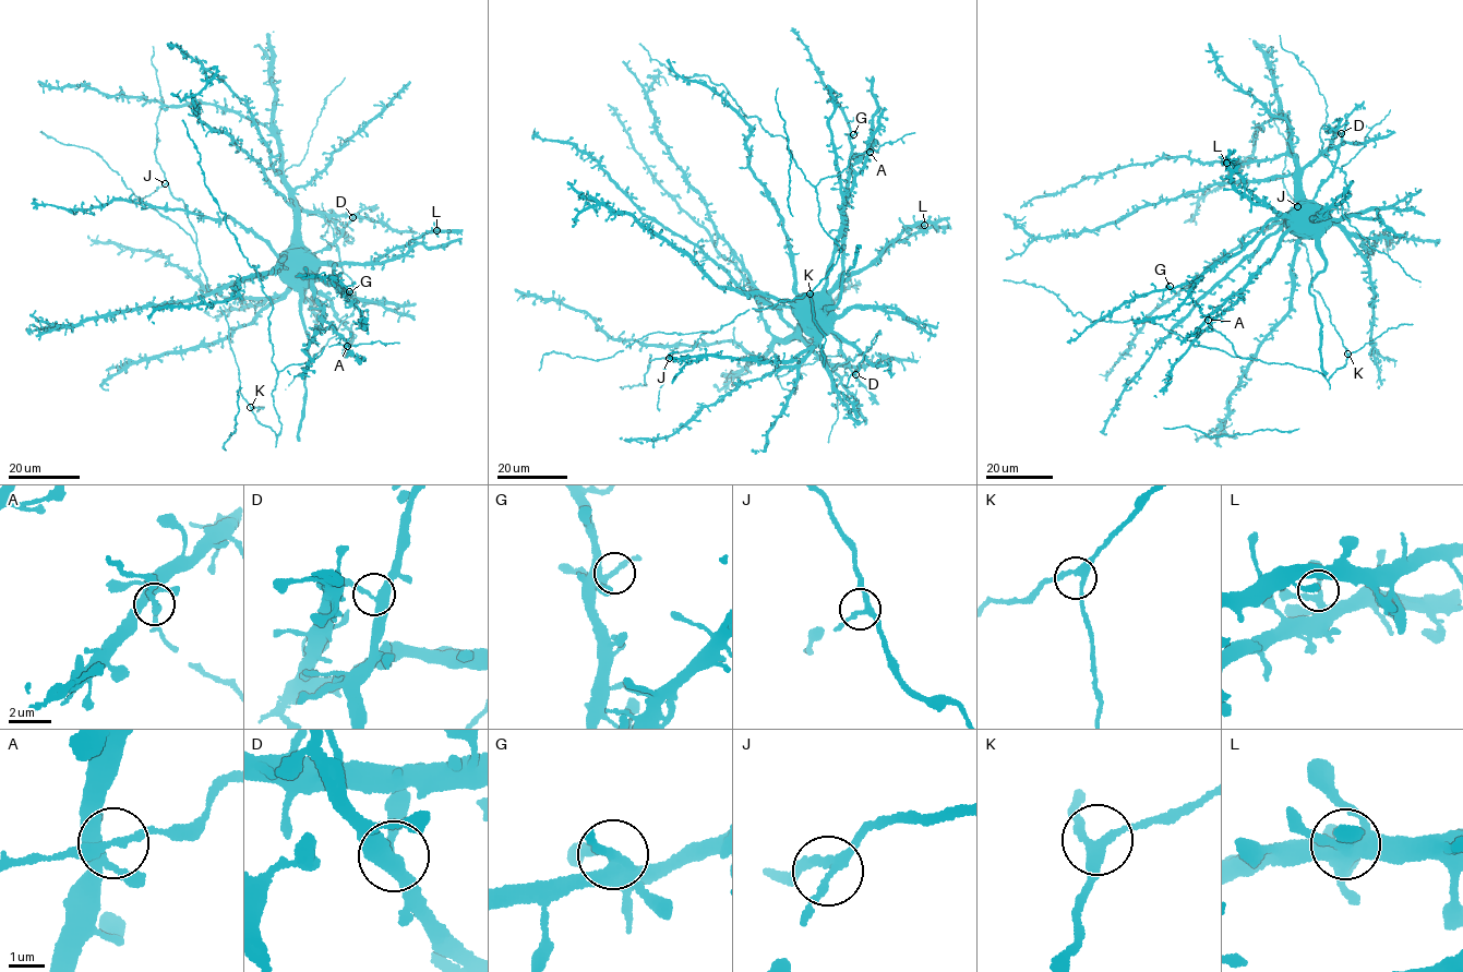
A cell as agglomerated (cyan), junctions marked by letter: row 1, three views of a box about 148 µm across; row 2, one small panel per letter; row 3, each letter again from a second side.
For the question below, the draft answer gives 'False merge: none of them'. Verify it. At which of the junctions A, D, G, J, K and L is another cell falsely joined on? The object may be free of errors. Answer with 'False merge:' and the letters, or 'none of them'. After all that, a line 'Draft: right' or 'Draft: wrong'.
False merge: none of them
Draft: right

